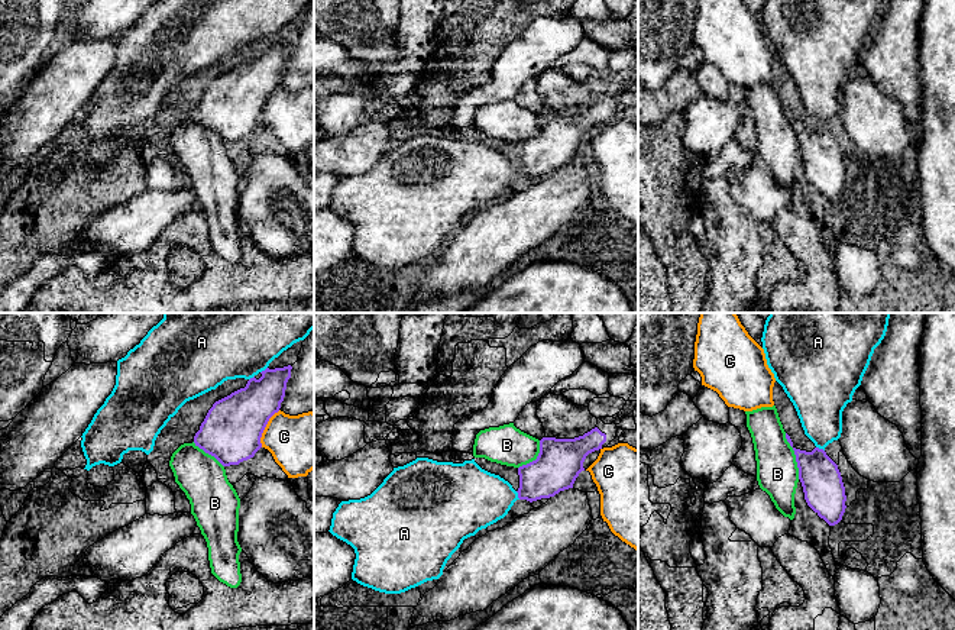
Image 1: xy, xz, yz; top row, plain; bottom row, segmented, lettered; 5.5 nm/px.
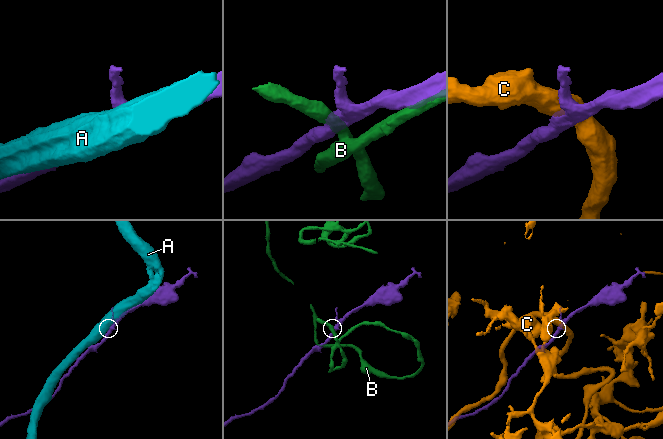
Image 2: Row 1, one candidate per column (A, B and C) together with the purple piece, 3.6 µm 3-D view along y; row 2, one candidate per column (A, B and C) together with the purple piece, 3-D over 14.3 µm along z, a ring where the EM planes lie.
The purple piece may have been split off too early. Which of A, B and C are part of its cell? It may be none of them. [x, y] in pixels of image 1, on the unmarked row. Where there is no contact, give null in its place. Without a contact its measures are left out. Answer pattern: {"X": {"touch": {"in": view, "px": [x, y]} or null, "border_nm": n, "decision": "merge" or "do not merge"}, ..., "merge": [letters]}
{"A": {"touch": {"in": "xz", "px": [518, 171]}, "border_nm": 50, "decision": "do not merge"}, "B": {"touch": {"in": "yz", "px": [796, 132]}, "border_nm": 260, "decision": "do not merge"}, "C": {"touch": {"in": "xy", "px": [265, 102]}, "border_nm": 240, "decision": "do not merge"}, "merge": []}

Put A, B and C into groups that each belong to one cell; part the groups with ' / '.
A / B / C

